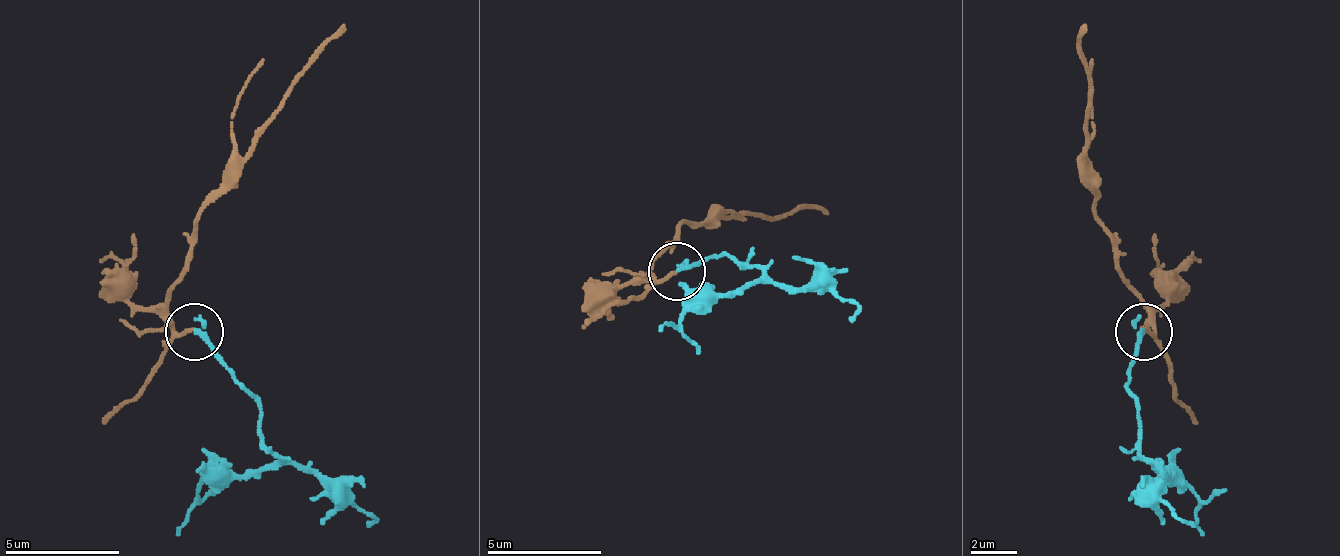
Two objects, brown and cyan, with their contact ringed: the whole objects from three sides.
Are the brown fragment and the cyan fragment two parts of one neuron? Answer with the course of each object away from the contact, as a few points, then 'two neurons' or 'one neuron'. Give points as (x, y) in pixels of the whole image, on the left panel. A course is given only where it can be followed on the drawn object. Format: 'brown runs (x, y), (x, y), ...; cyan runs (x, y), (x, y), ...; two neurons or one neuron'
brown runs (192, 333), (175, 327), (169, 298), (181, 275), (204, 206), (313, 51), (342, 22); cyan runs (192, 333), (256, 402), (262, 442), (279, 459), (256, 477), (204, 482), (175, 534); one neuron

